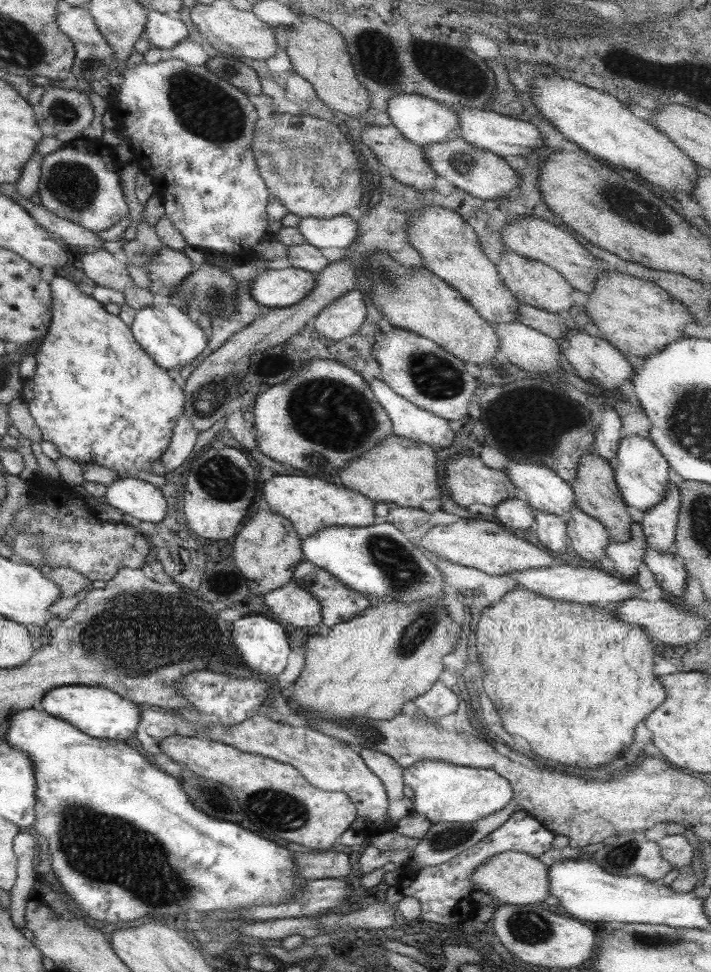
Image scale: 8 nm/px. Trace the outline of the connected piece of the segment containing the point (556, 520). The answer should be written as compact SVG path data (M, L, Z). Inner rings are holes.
M535 510L533 530L545 550L565 554L567 546L566 524L563 518Z

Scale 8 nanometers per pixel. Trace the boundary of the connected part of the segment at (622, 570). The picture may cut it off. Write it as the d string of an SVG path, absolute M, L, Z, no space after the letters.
M634 522L630 524L629 540L615 542L609 539L605 556L613 562L615 575L622 579L634 579L638 568L644 564L646 545L641 525Z

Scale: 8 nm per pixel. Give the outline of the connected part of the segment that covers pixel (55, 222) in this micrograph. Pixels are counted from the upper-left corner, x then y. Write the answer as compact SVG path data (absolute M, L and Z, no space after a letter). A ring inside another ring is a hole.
M21 195L13 196L11 199L15 199L15 197L17 197L17 202L28 210L36 223L41 225L41 228L45 228L47 233L56 234L64 243L69 246L76 246L80 251L102 250L103 242L99 240L95 233L66 218L59 218L51 214L46 208L41 205L34 205Z

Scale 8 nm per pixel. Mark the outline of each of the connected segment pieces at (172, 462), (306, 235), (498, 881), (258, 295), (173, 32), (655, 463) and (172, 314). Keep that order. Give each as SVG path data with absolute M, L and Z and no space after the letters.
M183 408L173 425L169 444L158 460L164 464L166 472L175 470L186 460L185 458L193 450L197 434L192 422L189 422L189 418L185 416Z
M348 215L333 218L301 218L297 228L304 243L313 248L346 249L357 237L357 224Z
M510 851L493 855L471 875L470 881L475 891L482 890L490 894L493 902L514 905L538 903L543 906L543 900L550 895L548 866L521 852Z
M299 268L265 269L250 282L251 298L269 309L298 304L313 290L315 274Z
M147 10L146 17L143 37L147 38L151 47L170 50L181 39L187 39L187 27L176 15Z
M623 436L618 444L613 478L627 507L647 512L659 504L668 493L668 462L647 437Z
M156 299L153 306L135 312L129 328L141 350L159 368L167 371L187 366L206 346L202 330L185 314L185 310L171 305L166 300Z

